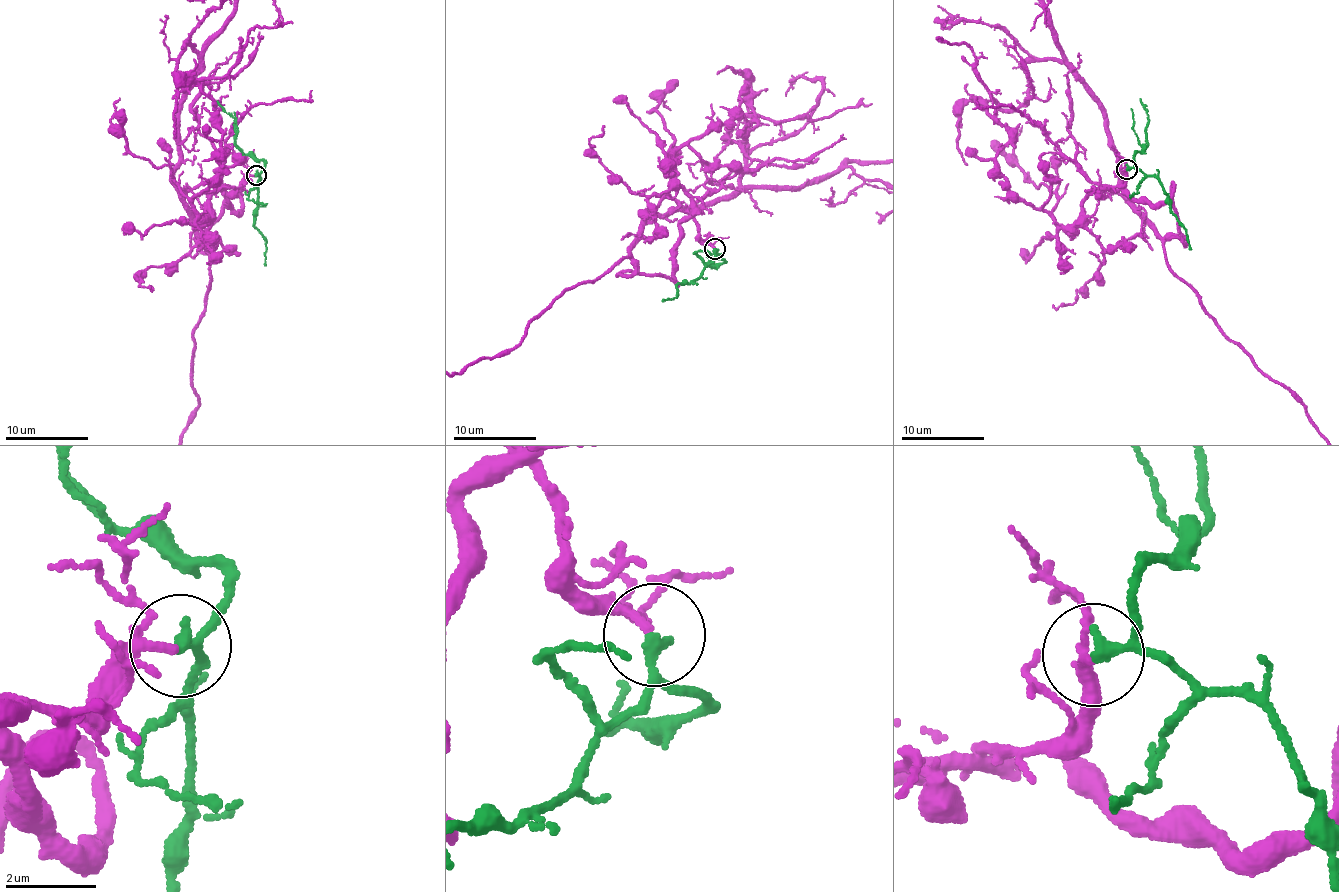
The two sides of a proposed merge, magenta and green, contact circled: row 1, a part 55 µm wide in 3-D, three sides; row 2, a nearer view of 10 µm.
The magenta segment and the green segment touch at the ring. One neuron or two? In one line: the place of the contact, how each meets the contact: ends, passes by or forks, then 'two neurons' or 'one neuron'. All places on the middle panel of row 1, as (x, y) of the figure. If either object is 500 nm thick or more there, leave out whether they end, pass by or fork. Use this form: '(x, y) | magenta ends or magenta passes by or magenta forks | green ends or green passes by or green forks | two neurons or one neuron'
(715, 248) | magenta passes by | green passes by | one neuron

